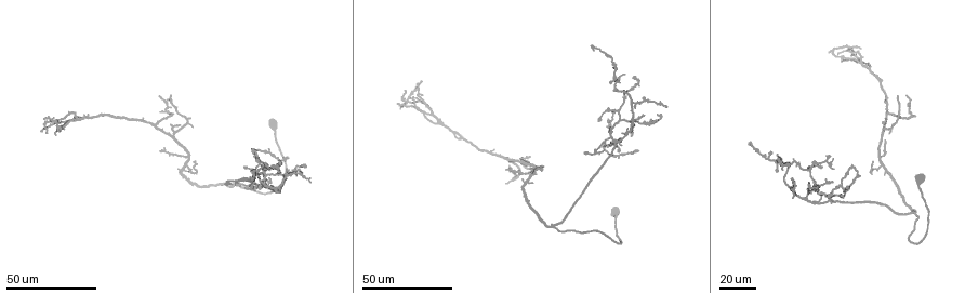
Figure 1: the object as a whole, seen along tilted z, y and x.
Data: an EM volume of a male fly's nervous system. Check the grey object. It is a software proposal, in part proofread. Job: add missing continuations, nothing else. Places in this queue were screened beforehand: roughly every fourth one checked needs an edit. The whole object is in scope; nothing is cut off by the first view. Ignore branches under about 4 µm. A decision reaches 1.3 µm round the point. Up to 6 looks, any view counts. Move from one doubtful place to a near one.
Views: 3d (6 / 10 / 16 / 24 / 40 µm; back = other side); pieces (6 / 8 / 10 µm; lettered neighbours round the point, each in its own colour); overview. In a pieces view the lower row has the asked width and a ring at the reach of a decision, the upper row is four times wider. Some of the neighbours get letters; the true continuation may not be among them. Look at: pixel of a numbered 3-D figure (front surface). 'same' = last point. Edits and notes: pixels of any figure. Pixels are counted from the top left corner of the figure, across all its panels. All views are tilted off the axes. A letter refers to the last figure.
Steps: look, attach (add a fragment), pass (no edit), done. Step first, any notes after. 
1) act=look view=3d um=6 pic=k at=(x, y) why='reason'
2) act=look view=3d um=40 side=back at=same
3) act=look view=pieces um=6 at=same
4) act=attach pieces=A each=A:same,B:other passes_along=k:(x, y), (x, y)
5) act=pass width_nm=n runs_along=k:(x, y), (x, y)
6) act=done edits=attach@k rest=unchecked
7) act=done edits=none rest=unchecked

act=look view=3d um=24 pic=1 at=(635, 76)

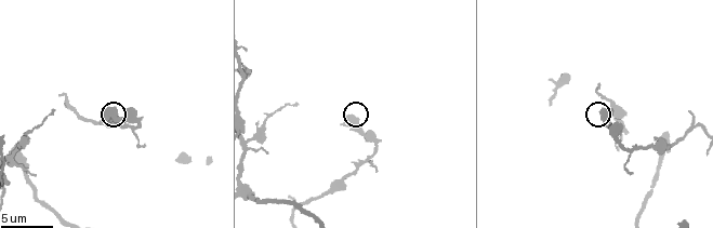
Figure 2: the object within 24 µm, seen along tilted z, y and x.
act=look view=pieces um=6 pic=2 at=(341, 122)

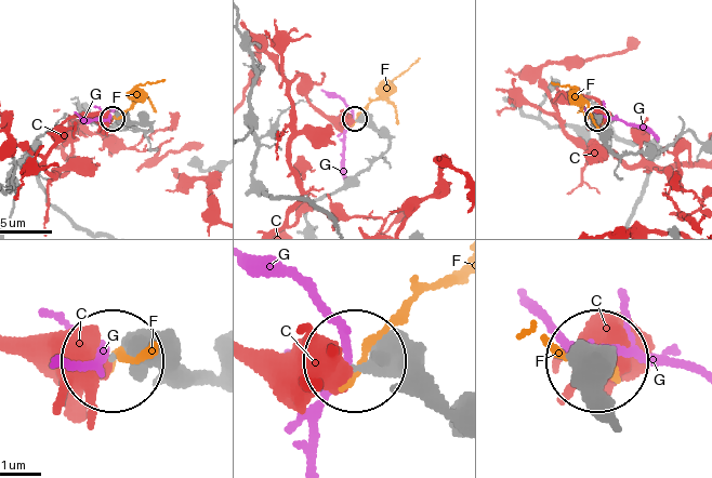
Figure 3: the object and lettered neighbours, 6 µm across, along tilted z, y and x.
act=pass each=C:other,F:other,G:other found='no lettered fragment goes on from it'

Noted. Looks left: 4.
act=look view=3d um=24 pic=1 at=(261, 173) why='an open end'

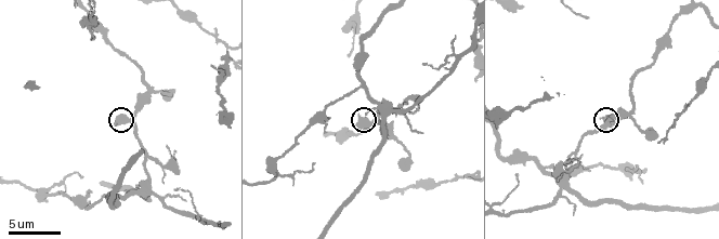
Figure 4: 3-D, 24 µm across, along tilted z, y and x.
act=look view=pieces um=10 pic=4 at=(356, 124)

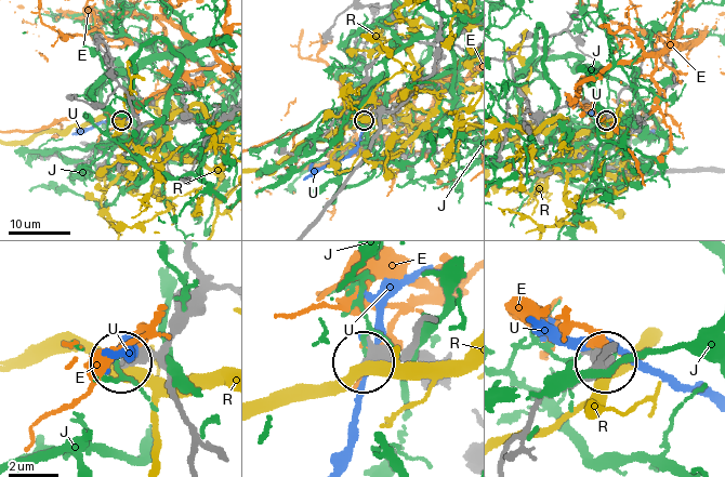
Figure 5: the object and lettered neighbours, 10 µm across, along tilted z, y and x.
act=pass each=E:other,J:other,R:other,U:other found='none of them fits'

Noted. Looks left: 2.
act=look view=3d um=40 pic=1 at=(192, 128) why='branch stops here'

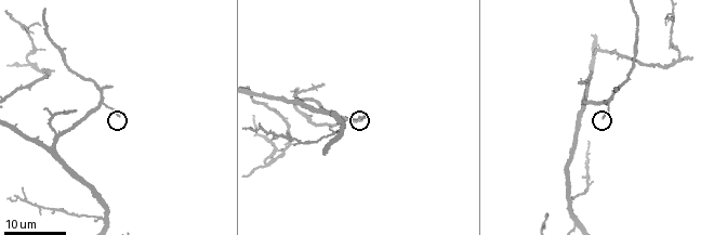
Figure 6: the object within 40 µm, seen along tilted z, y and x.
act=look view=pieces um=8 pic=6 at=(119, 114)

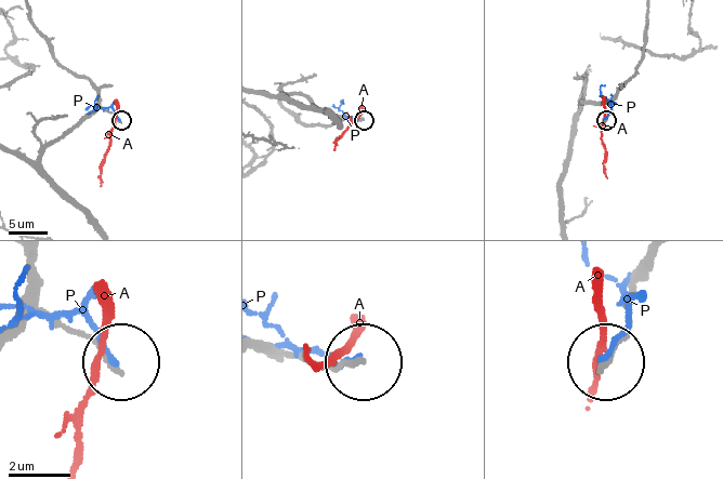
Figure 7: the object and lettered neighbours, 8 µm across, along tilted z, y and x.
act=pass width_nm=150 each=A:other,P:other runs_along=7:(64, 193), (43, 168), (44, 149), (100, 106), (119, 120) found='none of them fits'

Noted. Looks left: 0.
act=done edits=none rest=unchecked

